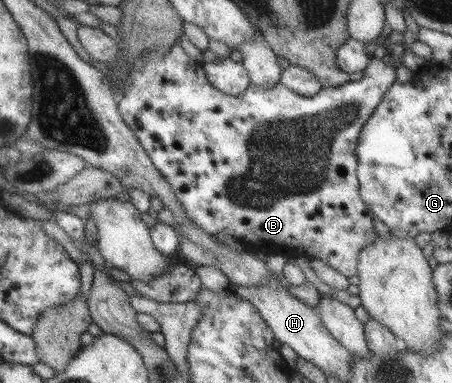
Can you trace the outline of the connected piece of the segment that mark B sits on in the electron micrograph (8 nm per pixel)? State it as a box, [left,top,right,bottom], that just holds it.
[118,43,397,278]

